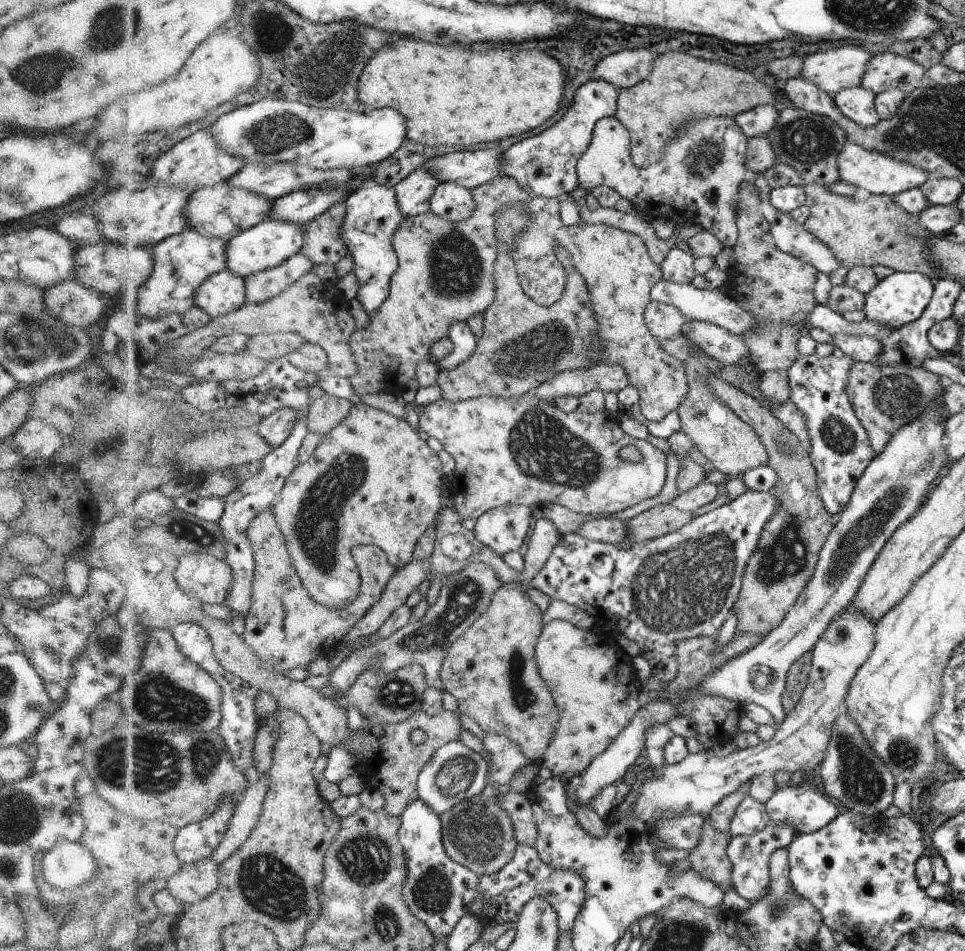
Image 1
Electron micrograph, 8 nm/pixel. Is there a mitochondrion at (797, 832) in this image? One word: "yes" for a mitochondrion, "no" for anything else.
no

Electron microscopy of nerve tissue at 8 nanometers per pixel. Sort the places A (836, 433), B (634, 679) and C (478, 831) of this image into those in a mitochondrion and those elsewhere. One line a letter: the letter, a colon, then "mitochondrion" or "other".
A: mitochondrion
B: other
C: mitochondrion

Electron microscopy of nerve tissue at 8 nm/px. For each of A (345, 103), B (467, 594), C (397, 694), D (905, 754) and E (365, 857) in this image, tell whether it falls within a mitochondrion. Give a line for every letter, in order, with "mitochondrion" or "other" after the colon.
A: other
B: mitochondrion
C: mitochondrion
D: mitochondrion
E: mitochondrion

